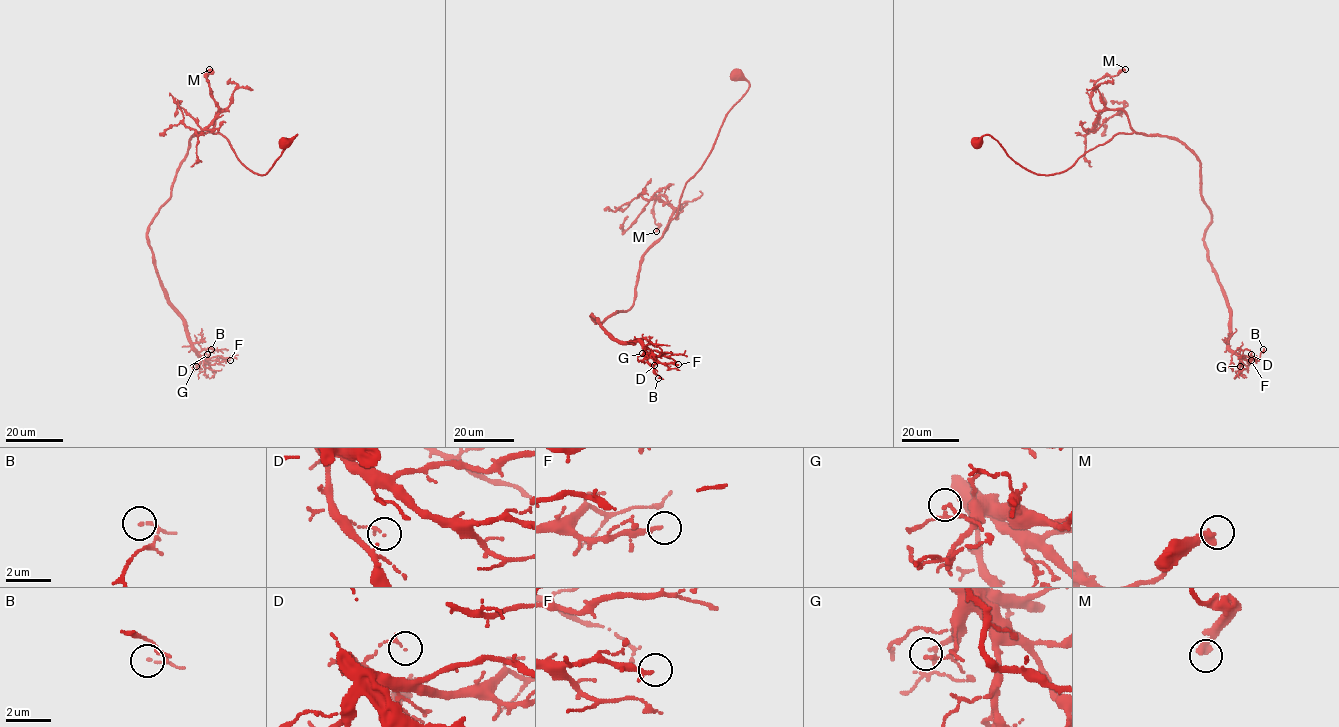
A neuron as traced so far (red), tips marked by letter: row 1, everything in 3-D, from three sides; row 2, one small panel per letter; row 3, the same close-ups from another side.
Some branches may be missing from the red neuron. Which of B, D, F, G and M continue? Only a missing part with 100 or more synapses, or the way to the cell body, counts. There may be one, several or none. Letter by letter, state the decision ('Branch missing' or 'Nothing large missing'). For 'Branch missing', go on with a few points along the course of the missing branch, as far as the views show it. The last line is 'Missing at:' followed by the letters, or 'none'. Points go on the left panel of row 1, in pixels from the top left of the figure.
B: Nothing large missing
D: Nothing large missing
F: Nothing large missing
G: Nothing large missing
M: Nothing large missing
Missing at: none

